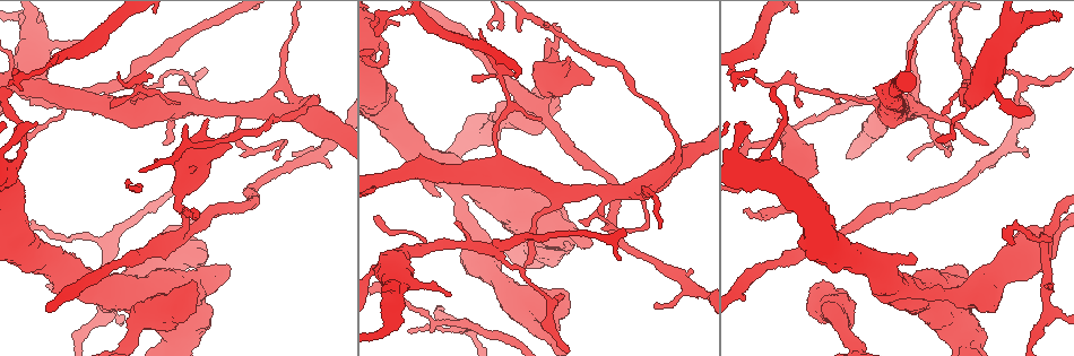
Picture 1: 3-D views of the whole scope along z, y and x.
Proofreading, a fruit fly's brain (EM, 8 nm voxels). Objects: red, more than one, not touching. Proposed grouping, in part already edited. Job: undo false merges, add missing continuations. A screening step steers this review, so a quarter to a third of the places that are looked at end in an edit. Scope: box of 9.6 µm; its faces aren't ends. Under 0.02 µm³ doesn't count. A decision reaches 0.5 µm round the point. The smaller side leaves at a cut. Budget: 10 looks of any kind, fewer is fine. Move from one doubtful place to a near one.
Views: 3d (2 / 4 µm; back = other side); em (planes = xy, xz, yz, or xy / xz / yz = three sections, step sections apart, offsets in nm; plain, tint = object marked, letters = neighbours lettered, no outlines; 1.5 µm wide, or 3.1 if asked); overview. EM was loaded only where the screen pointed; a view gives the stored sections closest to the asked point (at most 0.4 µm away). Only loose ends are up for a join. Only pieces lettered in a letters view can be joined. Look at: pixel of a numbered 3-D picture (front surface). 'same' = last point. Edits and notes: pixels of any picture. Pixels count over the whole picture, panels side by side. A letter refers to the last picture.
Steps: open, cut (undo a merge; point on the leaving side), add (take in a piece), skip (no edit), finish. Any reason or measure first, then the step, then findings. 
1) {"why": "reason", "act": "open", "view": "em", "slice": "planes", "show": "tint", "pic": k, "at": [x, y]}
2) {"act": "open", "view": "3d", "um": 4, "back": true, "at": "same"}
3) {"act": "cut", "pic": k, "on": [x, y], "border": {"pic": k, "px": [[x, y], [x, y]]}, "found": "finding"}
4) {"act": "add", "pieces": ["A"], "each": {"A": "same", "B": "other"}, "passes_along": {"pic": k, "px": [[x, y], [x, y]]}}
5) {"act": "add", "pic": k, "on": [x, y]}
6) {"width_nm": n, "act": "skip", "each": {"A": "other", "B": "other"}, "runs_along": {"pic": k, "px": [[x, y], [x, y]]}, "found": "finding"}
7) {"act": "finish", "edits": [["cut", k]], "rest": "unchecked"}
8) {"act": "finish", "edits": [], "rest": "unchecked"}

{"act": "open", "view": "em", "slice": "planes", "show": "letters", "pic": 1, "at": [193, 209]}

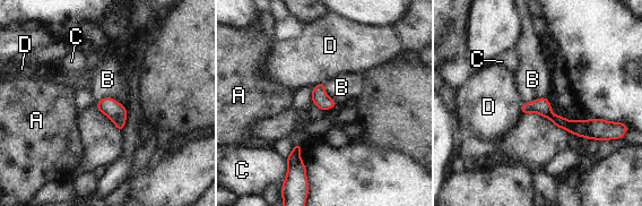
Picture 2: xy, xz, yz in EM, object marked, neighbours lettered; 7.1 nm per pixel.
{"width_nm": 110, "act": "skip", "each": {"A": "other", "B": "other", "C": "other", "D": "other"}, "border": {"pic": 2, "px": [[546, 96], [522, 103]]}, "found": "none of them fits"}

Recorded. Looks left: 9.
{"why": "three-way junction", "act": "open", "view": "3d", "um": 4, "pic": 1, "at": [180, 235]}

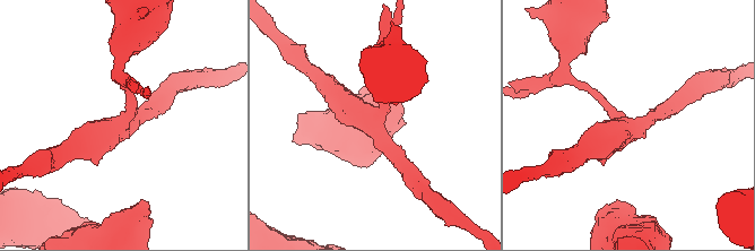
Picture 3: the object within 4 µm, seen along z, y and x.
{"arms": 3, "why": "shape alone is not enough", "act": "open", "view": "em", "slice": "planes", "show": "letters", "pic": 3, "at": [623, 122]}

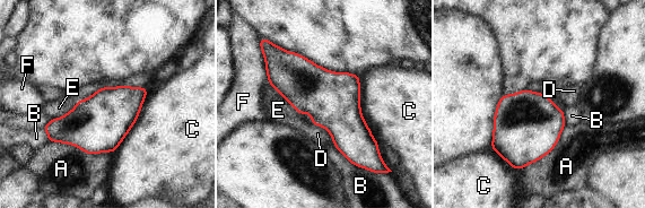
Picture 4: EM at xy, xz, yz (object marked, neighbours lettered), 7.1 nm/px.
{"width_nm": 280, "act": "skip", "each": {"A": "other", "B": "other", "C": "other", "D": "other", "E": "other", "F": "other"}, "border": {"pic": 4, "px": [[311, 122], [322, 126], [336, 146]]}, "found": "all the same neuron"}

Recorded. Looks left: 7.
{"why": "thin arm on a thick one", "act": "open", "view": "3d", "um": 4, "pic": 1, "at": [763, 161]}

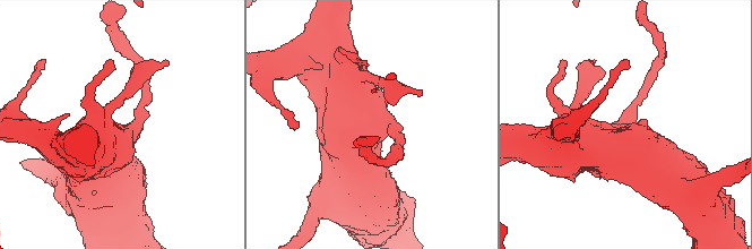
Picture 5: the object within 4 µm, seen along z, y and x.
{"arms": 3, "arm_widths_nm": [170, 700, 750], "act": "open", "view": "em", "slice": "planes", "show": "letters", "pic": 5, "at": [386, 124]}

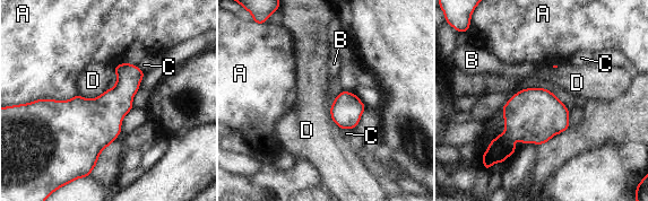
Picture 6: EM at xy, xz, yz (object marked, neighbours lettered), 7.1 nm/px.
{"act": "skip", "each": {"A": "other", "B": "other", "C": "other", "D": "other"}, "border": {"pic": 6, "px": [[108, 89], [94, 98], [78, 95]]}, "found": "one neuron here"}

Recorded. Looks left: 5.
{"act": "open", "view": "3d", "um": 4, "pic": 1, "at": [546, 22]}

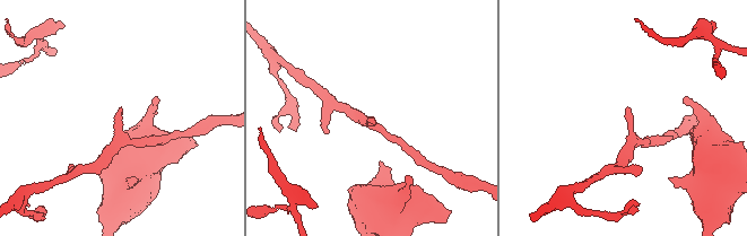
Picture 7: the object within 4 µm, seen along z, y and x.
{"act": "open", "view": "em", "slice": "planes", "show": "tint", "pic": 7, "at": [629, 108]}

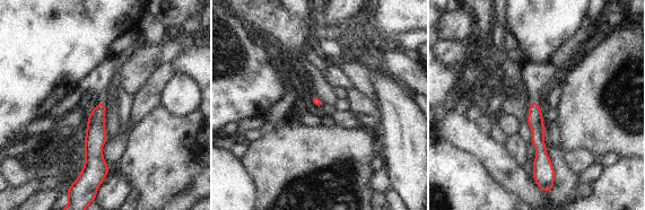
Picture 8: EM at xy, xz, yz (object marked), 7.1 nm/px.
{"act": "open", "view": "em", "slice": "planes", "show": "letters", "at": "same"}

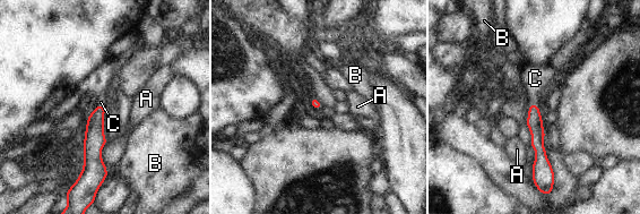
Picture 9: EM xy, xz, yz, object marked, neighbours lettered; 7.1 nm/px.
{"act": "add", "pic": 9, "on": [535, 78], "each": {"A": "other", "B": "other", "C": "same"}, "passes_along": {"pic": 9, "px": [[534, 122], [534, 104], [535, 78]]}, "found": "it goes on there"}

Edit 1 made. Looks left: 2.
{"act": "finish", "edits": [["add", 9]], "rest": "unchecked"}

